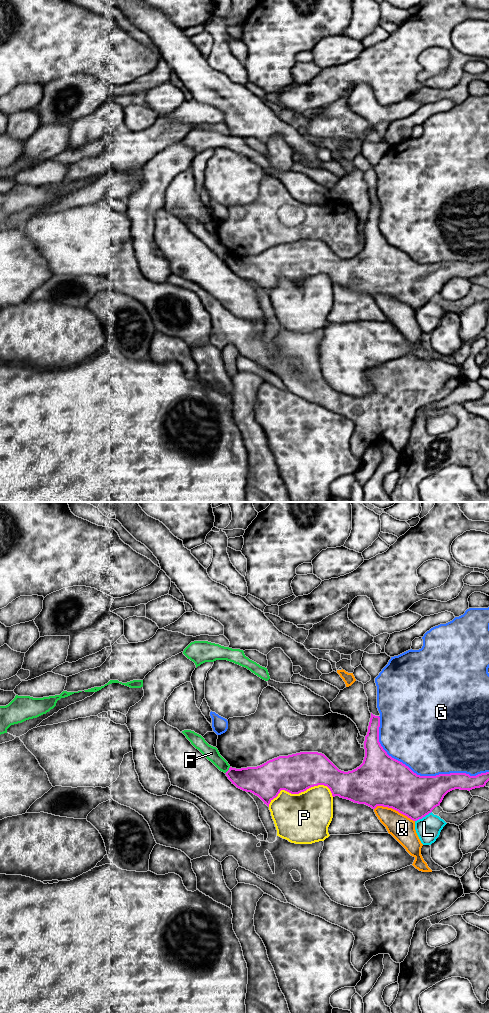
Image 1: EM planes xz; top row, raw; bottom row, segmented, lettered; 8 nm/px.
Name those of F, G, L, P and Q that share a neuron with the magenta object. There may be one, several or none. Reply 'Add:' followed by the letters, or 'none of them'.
Add: none of them

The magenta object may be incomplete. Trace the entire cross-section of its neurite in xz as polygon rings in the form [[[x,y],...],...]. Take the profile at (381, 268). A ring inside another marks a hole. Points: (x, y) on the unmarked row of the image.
[[[371,201],[368,220],[364,229],[365,245],[363,251],[352,259],[344,260],[339,258],[322,241],[300,240],[288,244],[279,244],[257,255],[241,257],[230,255],[225,262],[237,276],[258,284],[268,295],[270,290],[278,284],[281,278],[285,278],[291,282],[299,282],[311,275],[324,273],[330,277],[333,285],[339,284],[354,291],[365,292],[372,297],[375,297],[377,294],[392,296],[413,309],[422,307],[431,301],[435,295],[440,293],[448,280],[455,277],[470,279],[475,276],[484,275],[489,269],[489,260],[481,261],[476,264],[470,264],[466,261],[439,262],[436,264],[417,263],[408,254],[389,244],[383,237],[379,230],[379,215],[380,205]]]

